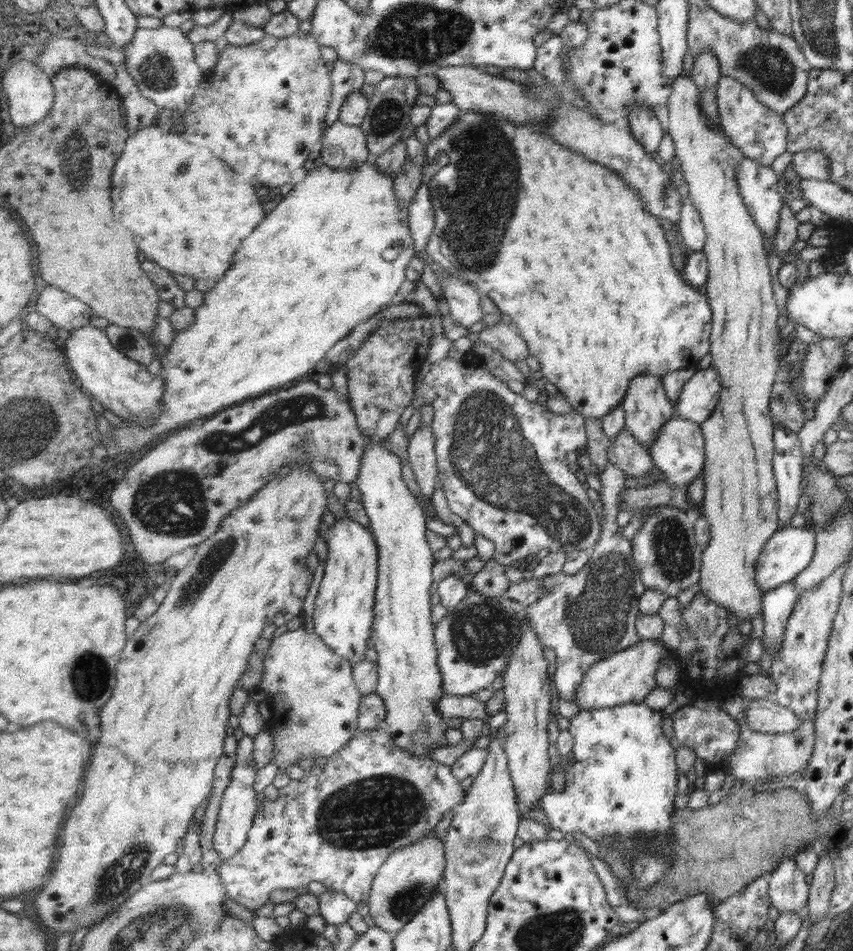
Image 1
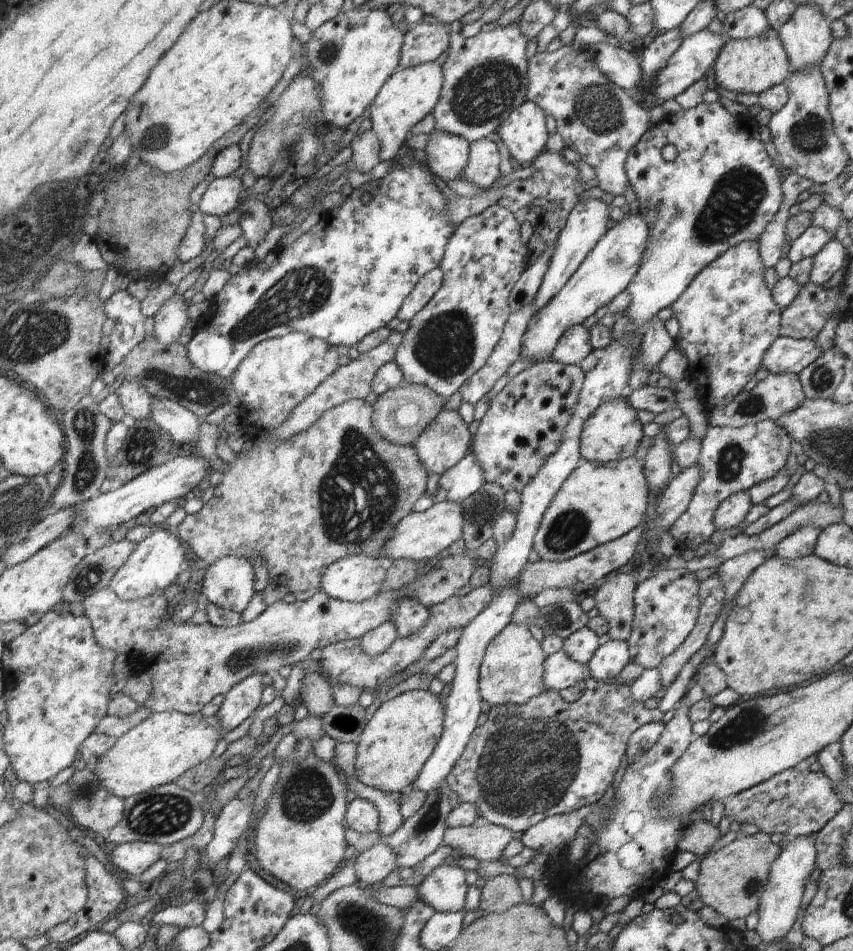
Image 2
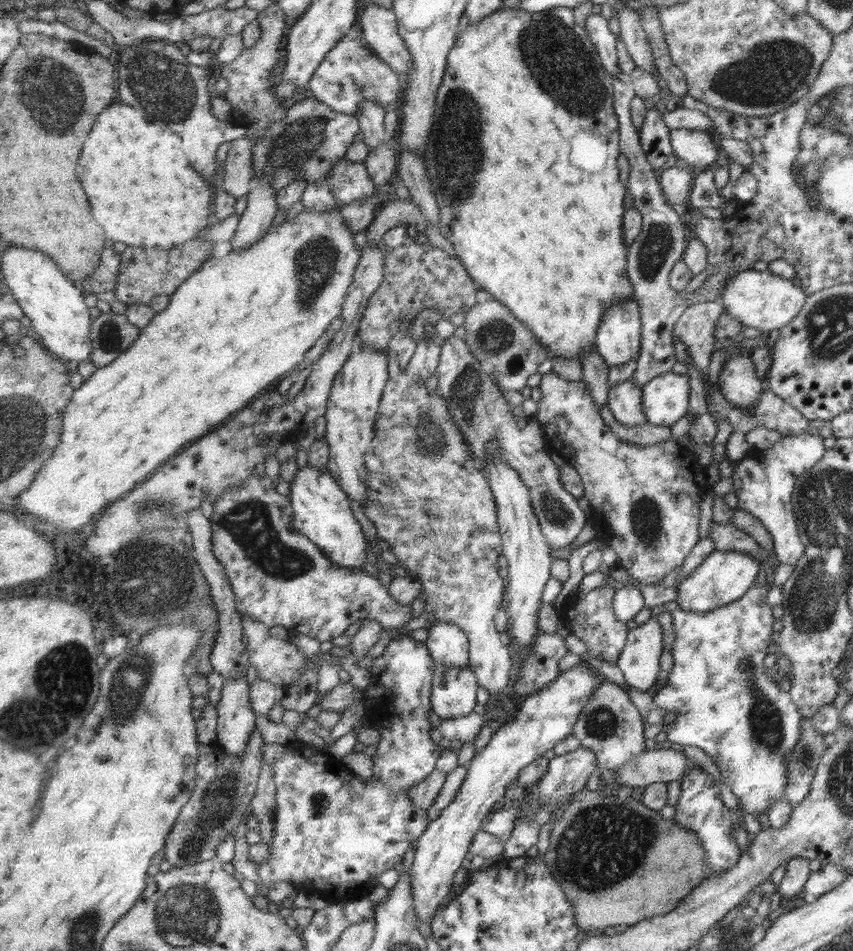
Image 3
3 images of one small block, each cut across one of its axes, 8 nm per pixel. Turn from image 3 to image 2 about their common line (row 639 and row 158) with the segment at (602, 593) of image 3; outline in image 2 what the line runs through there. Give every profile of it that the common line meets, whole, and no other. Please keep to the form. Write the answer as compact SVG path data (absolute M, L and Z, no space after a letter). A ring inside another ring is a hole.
M564 44L552 53L537 52L530 61L528 77L528 100L536 102L548 115L556 121L556 129L563 137L565 146L578 152L580 160L594 168L598 186L603 192L610 192L614 196L624 196L630 178L627 176L626 162L629 153L639 144L645 133L651 128L649 111L646 111L623 87L615 84L607 74L599 70L597 62L587 54L584 46L580 50L573 50L570 44Z

